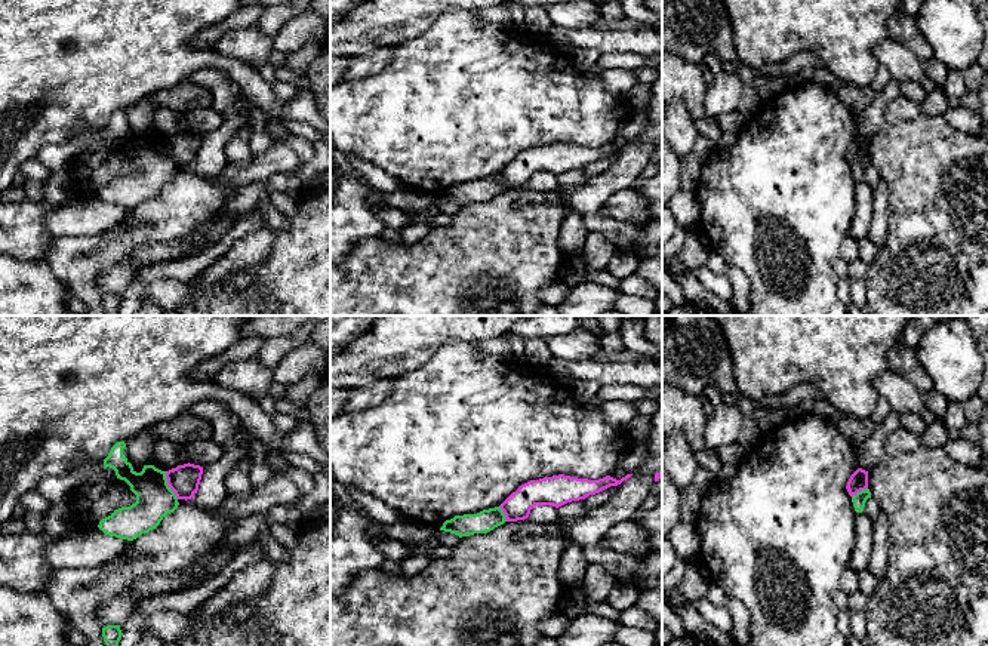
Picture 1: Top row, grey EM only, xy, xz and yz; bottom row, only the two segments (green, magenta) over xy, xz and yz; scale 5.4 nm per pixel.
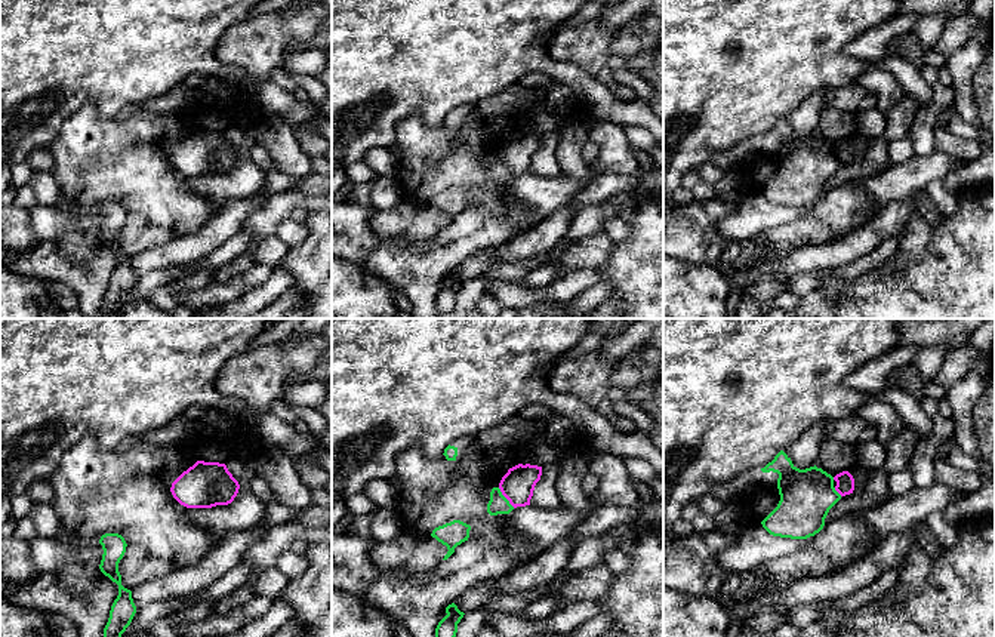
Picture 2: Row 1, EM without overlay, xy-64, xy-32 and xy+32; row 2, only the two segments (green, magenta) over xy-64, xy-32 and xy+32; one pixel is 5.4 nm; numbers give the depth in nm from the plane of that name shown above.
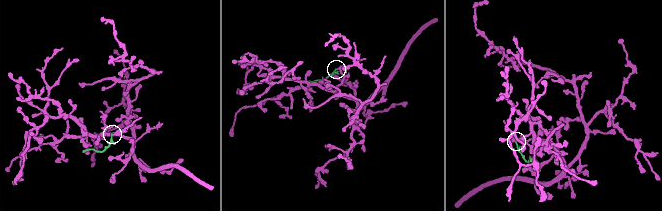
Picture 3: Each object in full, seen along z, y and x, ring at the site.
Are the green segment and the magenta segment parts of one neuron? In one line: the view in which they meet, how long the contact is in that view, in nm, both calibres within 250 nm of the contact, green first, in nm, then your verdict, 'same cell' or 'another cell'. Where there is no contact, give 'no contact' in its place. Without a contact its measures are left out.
xy | 170 nm | 200/170 nm | another cell

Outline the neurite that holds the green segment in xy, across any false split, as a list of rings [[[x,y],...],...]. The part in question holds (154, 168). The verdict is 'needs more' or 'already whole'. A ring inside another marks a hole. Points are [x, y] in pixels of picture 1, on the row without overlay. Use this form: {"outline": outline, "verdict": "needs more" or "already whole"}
{"outline": [[[117,110],[104,127],[104,135],[113,136],[117,147],[130,154],[136,170],[116,178],[102,187],[98,196],[105,203],[133,209],[156,197],[167,182],[178,176],[179,170],[167,153],[166,139],[154,133],[144,133],[142,139],[136,141],[123,123],[124,117],[126,111]]], "verdict": "already whole"}

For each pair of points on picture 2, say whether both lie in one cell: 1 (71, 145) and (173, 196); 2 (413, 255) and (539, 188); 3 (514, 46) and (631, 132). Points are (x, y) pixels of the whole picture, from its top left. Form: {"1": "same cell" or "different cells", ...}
{"1": "same cell", "2": "same cell", "3": "different cells"}

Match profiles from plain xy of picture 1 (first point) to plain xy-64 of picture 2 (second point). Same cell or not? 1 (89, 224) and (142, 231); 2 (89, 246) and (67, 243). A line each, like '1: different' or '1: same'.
1: different
2: different

